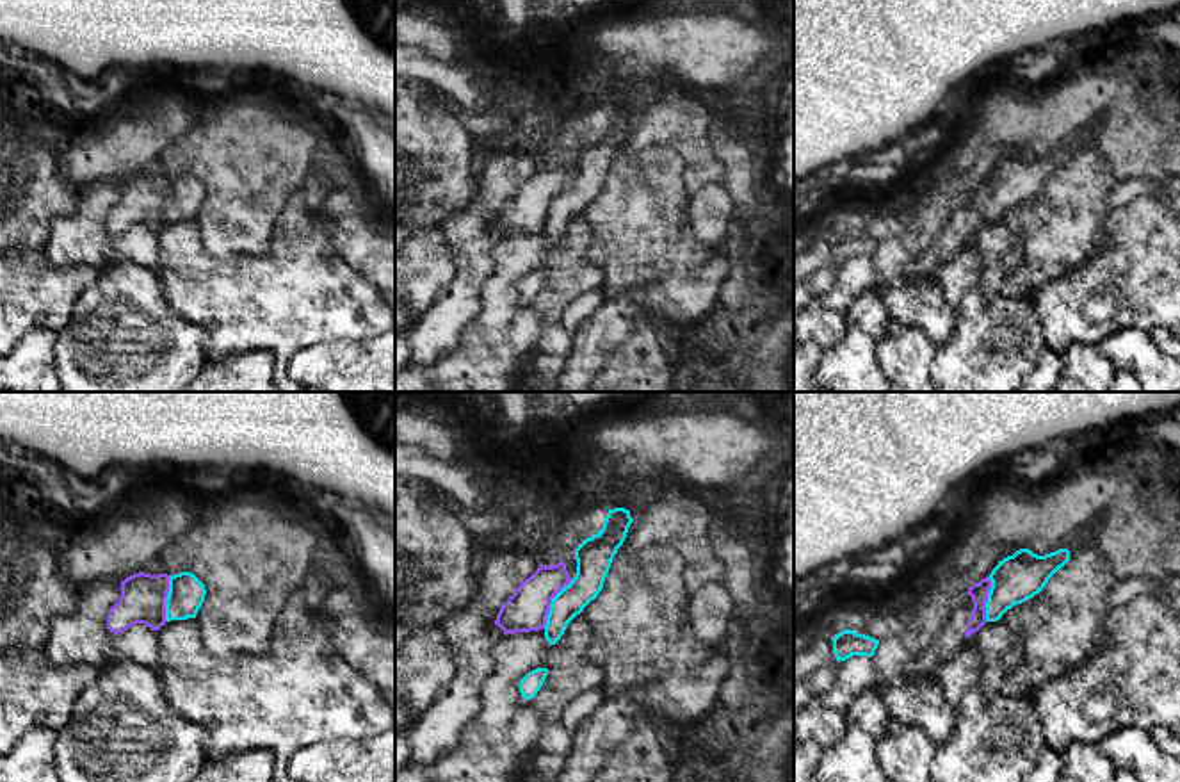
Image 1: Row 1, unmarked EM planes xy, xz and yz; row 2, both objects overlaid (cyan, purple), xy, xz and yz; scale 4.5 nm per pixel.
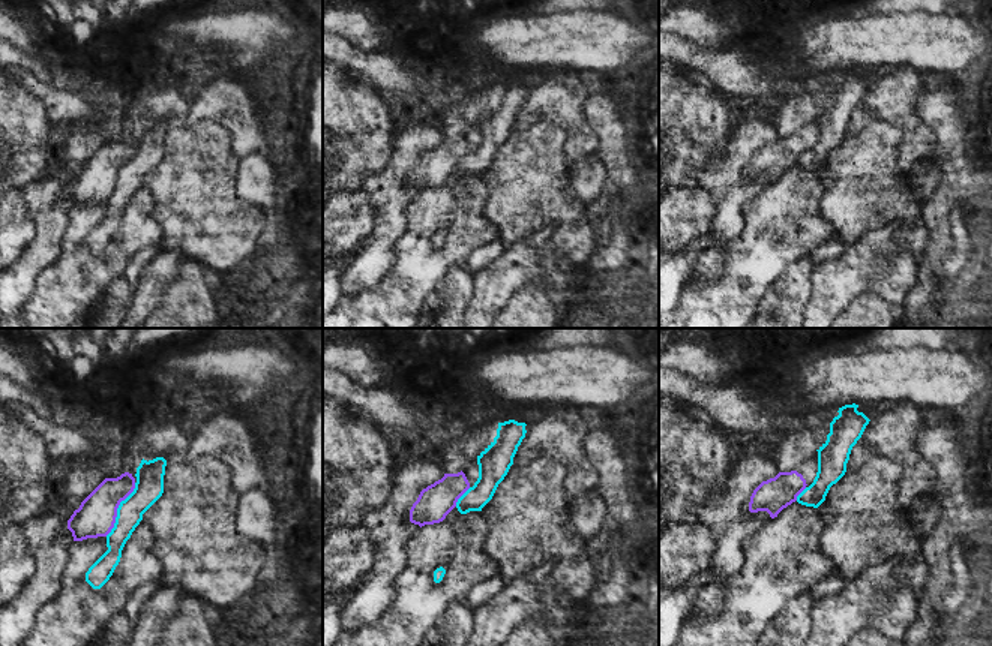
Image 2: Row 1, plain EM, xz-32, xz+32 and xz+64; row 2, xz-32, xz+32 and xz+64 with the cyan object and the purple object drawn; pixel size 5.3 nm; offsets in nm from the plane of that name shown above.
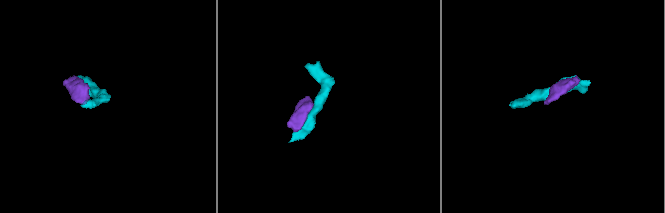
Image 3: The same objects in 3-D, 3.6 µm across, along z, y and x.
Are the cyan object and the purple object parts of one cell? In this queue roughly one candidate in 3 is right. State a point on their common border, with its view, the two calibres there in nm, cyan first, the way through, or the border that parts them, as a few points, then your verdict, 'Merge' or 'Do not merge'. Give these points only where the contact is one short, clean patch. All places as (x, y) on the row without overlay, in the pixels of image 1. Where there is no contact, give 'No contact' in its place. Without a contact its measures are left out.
Touches cyan at xz (550, 205). Thickness 140 nm (cyan) against 190 nm. Do not merge

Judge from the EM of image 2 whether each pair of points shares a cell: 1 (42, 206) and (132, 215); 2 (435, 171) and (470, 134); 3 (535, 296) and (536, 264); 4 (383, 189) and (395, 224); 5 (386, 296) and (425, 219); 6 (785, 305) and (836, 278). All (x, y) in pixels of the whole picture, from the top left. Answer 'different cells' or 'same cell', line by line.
1: different cells
2: same cell
3: different cells
4: same cell
5: same cell
6: different cells

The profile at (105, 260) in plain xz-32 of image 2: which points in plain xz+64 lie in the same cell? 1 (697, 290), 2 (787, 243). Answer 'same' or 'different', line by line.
1: same
2: same

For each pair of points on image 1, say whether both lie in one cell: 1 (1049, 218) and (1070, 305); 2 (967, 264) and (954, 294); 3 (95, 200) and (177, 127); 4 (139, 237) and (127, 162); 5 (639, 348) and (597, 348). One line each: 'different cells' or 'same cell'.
1: different cells
2: same cell
3: different cells
4: different cells
5: different cells

